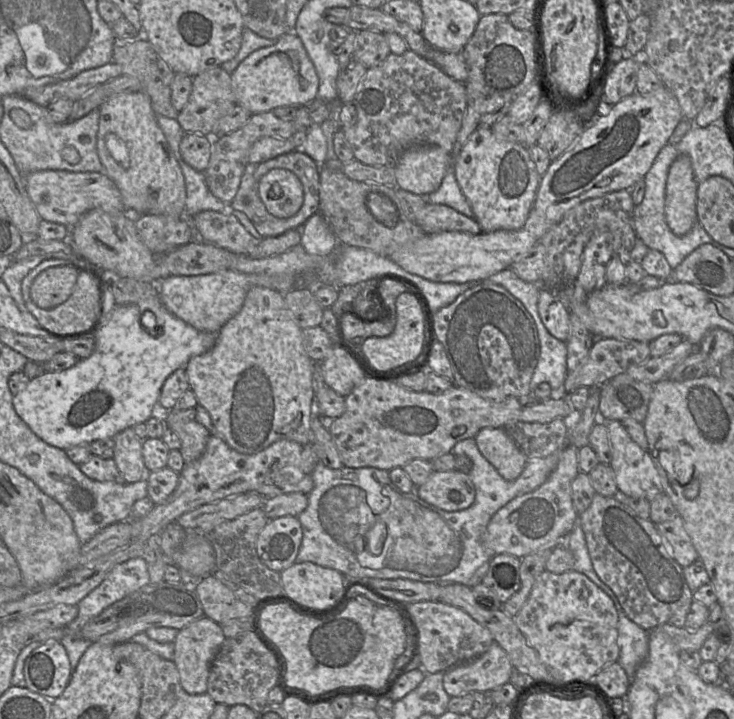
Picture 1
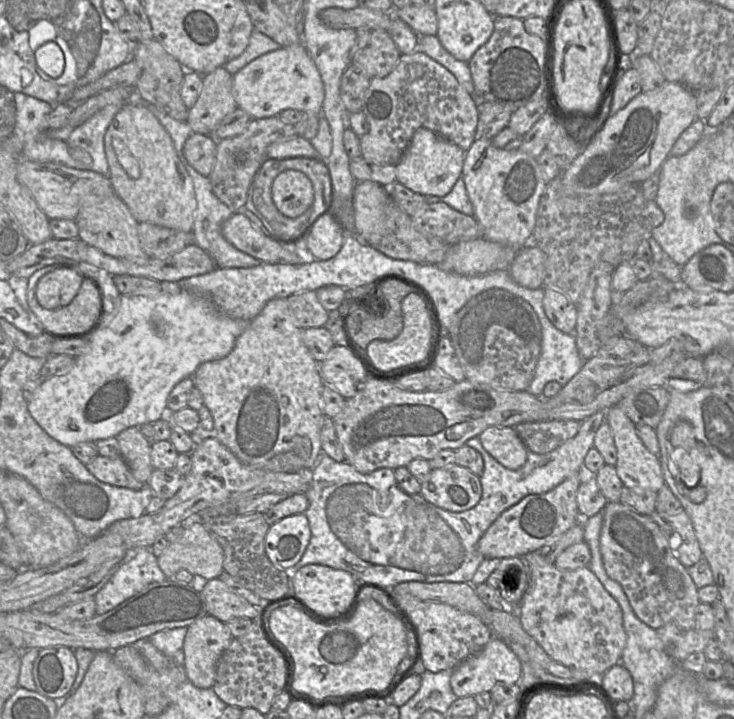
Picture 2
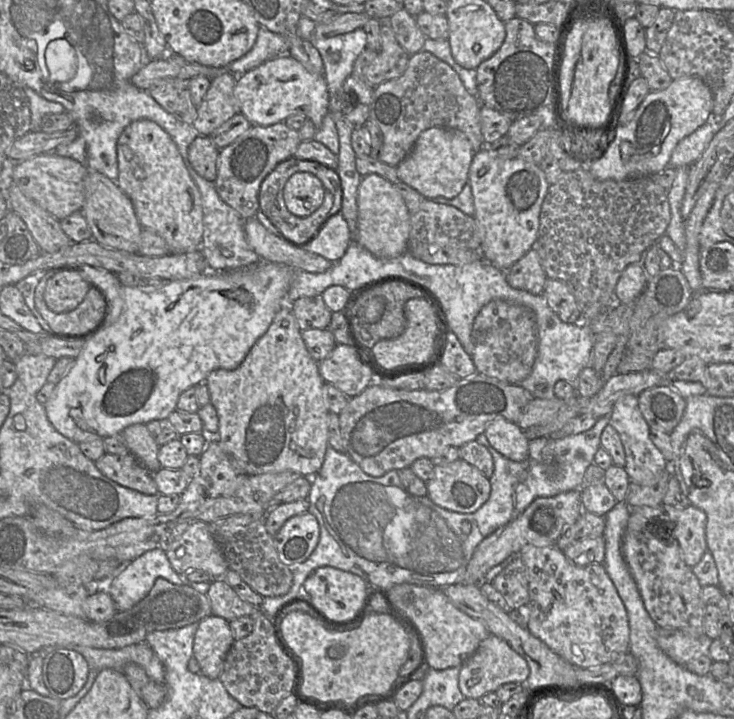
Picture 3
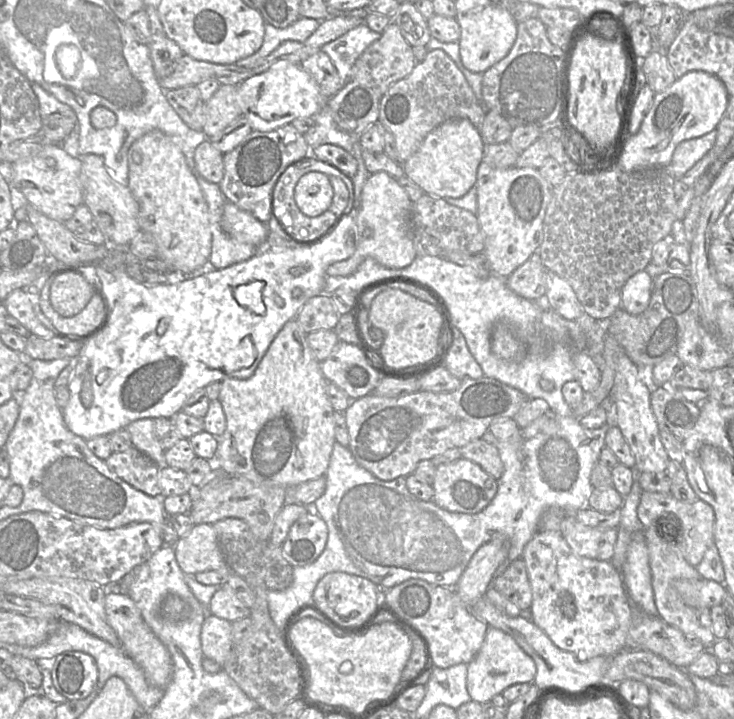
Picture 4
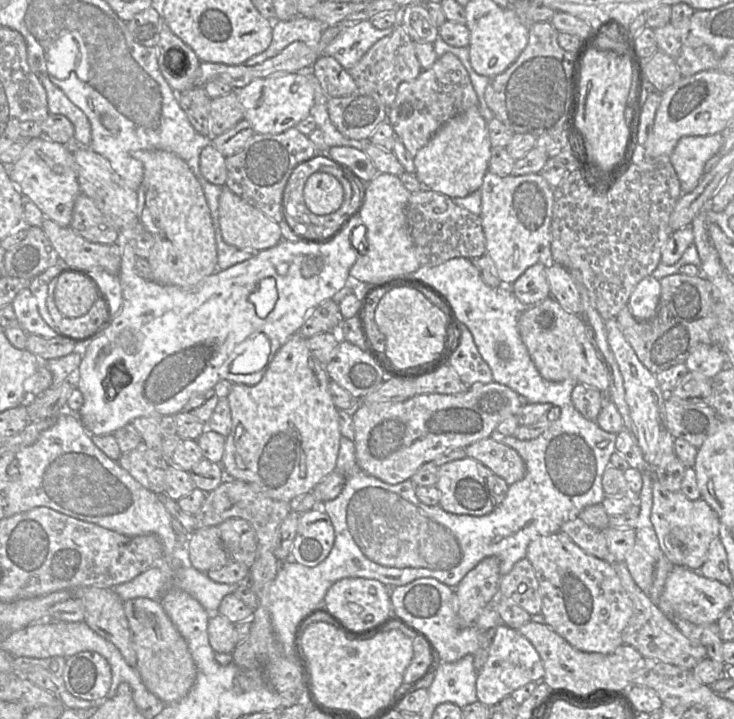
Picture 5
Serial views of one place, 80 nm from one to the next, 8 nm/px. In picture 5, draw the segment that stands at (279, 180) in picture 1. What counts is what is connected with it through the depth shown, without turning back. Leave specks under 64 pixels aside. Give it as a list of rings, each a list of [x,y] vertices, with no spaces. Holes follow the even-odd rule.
[[[316,172],[305,183],[303,197],[307,208],[314,214],[324,216],[336,212],[344,200],[344,188],[329,173]]]

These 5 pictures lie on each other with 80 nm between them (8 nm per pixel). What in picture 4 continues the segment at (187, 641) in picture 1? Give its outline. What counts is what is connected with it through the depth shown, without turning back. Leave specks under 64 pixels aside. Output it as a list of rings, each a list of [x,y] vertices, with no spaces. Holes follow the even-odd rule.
[[[208,613],[202,624],[200,639],[204,657],[223,666],[235,643],[231,622]]]

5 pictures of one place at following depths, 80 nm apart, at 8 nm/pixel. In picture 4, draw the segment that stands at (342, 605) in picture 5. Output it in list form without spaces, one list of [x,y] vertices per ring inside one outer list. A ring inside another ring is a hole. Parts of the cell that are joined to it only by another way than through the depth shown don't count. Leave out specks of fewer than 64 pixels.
[[[330,572],[317,583],[312,601],[339,624],[362,626],[373,620],[387,606],[383,591],[367,578],[346,572]]]

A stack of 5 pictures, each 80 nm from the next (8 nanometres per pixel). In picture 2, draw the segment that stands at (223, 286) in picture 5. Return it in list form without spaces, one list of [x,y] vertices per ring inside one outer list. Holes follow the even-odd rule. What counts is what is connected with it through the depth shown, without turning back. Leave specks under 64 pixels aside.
[[[329,213],[321,215],[311,227],[304,248],[314,260],[328,260],[341,249],[345,232],[338,221]],[[77,264],[79,270],[89,278],[97,281],[104,293],[104,318],[99,328],[88,339],[86,351],[75,358],[73,365],[66,371],[53,375],[41,382],[28,400],[28,411],[34,420],[55,440],[63,445],[72,447],[84,441],[98,441],[110,437],[116,437],[123,430],[130,427],[139,427],[145,423],[154,423],[167,413],[167,398],[173,387],[186,377],[192,377],[195,370],[204,362],[224,358],[234,348],[237,338],[248,325],[247,320],[232,318],[218,310],[204,297],[190,291],[166,291],[162,290],[157,295],[128,296],[119,293],[114,283],[113,276],[107,271],[89,264]]]

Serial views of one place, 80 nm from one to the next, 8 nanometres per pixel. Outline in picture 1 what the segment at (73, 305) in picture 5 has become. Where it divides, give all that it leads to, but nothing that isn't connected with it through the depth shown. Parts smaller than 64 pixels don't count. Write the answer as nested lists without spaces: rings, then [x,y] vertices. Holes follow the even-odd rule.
[[[69,265],[47,268],[32,282],[30,297],[42,309],[59,307],[72,295],[78,275],[79,271]]]

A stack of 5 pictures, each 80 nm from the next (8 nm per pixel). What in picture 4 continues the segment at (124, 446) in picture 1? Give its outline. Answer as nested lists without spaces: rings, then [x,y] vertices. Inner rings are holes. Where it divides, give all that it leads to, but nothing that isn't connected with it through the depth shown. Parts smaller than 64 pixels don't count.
[[[142,418],[131,422],[126,429],[132,446],[153,460],[159,467],[165,466],[164,450],[154,432],[154,418]]]

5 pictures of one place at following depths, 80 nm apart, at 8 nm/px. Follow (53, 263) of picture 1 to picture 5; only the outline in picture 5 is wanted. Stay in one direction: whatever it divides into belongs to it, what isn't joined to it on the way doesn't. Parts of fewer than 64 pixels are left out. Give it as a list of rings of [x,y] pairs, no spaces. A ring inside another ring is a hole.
[[[57,279],[49,284],[47,308],[60,330],[60,334],[69,337],[87,338],[92,336],[108,318],[109,308],[99,295],[86,314],[77,318],[67,318],[58,310],[55,304],[54,292]]]

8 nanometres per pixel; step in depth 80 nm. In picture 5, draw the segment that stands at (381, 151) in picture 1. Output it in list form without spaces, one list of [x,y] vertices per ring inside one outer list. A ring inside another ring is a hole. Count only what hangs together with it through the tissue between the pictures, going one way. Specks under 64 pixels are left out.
[[[445,53],[416,79],[399,85],[395,100],[387,108],[386,121],[414,157],[448,120],[474,106],[478,106],[478,97],[467,70],[456,56]]]

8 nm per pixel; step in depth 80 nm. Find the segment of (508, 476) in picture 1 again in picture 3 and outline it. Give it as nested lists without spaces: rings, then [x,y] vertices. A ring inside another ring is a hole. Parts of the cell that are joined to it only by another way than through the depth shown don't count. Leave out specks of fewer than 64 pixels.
[[[497,419],[487,426],[483,434],[490,446],[509,460],[520,462],[528,456],[530,441],[514,422]]]

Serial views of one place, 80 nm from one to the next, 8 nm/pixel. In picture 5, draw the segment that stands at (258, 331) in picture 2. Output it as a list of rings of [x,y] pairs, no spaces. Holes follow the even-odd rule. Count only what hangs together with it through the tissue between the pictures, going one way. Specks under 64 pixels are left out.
[[[299,333],[277,351],[258,384],[234,383],[226,397],[231,411],[232,430],[225,437],[220,462],[226,478],[242,480],[272,499],[289,503],[312,492],[318,483],[336,470],[342,438],[339,410],[332,401],[329,384],[325,365],[312,354],[307,339]]]

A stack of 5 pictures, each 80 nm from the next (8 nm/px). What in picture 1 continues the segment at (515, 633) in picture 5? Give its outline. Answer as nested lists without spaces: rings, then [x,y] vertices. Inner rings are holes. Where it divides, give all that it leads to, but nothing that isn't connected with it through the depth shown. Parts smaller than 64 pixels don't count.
[[[494,642],[482,655],[445,671],[443,687],[451,697],[474,691],[490,692],[509,682],[513,671],[507,653]]]

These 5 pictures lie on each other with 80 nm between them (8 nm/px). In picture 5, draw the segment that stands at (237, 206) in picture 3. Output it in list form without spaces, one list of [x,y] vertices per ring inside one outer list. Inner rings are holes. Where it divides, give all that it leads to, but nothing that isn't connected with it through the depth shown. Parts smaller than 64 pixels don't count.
[[[296,127],[280,134],[258,134],[247,141],[236,154],[226,157],[226,188],[259,209],[273,221],[284,221],[282,198],[285,185],[297,165],[318,153],[315,145]]]

